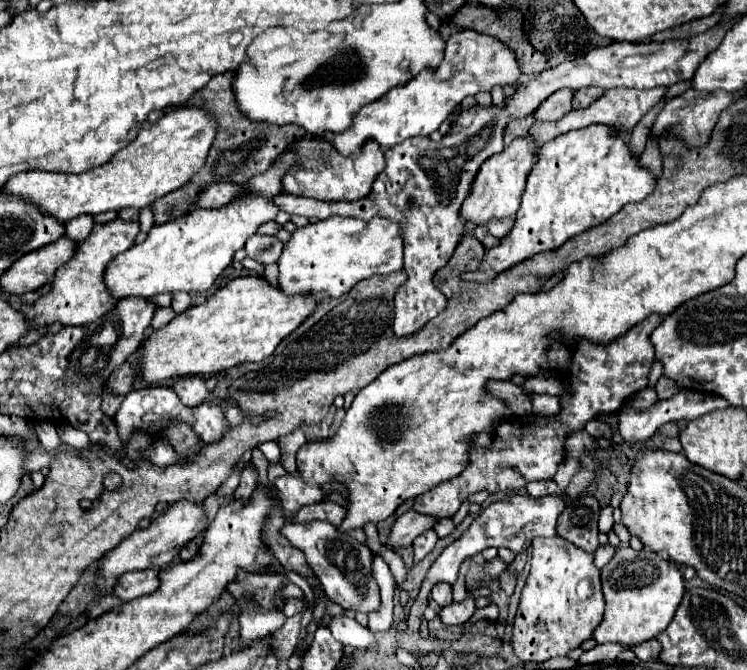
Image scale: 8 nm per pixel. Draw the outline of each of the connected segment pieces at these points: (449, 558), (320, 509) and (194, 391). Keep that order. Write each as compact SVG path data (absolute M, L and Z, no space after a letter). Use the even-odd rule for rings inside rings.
M513 494L513 496L505 496L503 500L491 502L487 508L481 510L481 514L471 522L471 526L461 534L461 538L457 538L455 542L451 542L435 560L435 564L431 566L431 570L427 572L427 578L411 606L409 618L407 618L407 628L411 632L419 630L421 624L421 616L427 608L427 598L429 598L429 590L435 586L435 582L449 582L453 584L457 580L457 572L459 572L459 564L467 558L478 554L488 547L505 547L512 550L516 555L528 548L533 536L551 536L551 526L553 526L553 534L555 534L555 522L557 516L565 510L565 498L561 496L543 496L543 498L531 498L531 496L521 496L521 494Z
M327 500L321 504L311 504L311 506L303 506L297 516L293 518L293 522L307 522L307 520L327 520L331 524L339 524L343 518L343 506ZM337 510L337 514L335 514Z
M181 378L173 382L173 390L185 406L199 406L205 400L207 384L203 378Z

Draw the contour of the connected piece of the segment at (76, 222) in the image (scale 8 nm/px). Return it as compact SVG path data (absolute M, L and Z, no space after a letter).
M89 216L73 218L73 222L65 222L65 236L69 236L71 240L81 242L85 236L89 236L93 224L95 224L95 222L93 222L93 218L89 218Z

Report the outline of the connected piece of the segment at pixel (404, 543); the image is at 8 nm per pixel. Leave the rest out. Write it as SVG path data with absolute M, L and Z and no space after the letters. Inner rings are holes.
M413 510L405 512L403 516L397 518L397 522L393 524L391 532L389 532L389 538L385 542L385 546L389 550L397 550L397 548L409 548L413 544L413 540L425 532L427 528L433 528L437 520L431 518L431 516L423 516L423 514L417 514Z

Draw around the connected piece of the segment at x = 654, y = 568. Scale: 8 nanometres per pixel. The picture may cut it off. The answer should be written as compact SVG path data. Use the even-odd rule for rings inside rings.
M619 546L609 564L601 568L601 584L605 596L605 614L593 634L599 644L639 644L655 638L673 620L673 614L685 592L685 580L671 560L661 558L649 548L637 552L631 546Z

